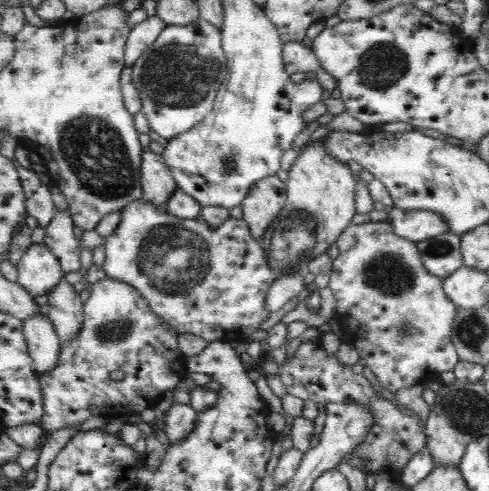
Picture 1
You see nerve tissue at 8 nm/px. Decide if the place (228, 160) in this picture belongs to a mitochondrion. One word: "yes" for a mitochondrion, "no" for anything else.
yes

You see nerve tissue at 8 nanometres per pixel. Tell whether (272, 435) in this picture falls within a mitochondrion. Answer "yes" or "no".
no

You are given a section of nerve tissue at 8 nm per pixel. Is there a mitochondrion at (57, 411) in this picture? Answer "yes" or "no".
no

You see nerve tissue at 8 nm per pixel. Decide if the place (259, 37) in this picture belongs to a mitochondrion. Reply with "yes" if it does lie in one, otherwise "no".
no

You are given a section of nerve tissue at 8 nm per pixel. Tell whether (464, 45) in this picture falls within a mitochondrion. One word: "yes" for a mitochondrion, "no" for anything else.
no

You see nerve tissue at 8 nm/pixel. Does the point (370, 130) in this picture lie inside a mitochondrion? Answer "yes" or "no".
no

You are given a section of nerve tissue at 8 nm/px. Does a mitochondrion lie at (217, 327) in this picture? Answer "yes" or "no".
no

